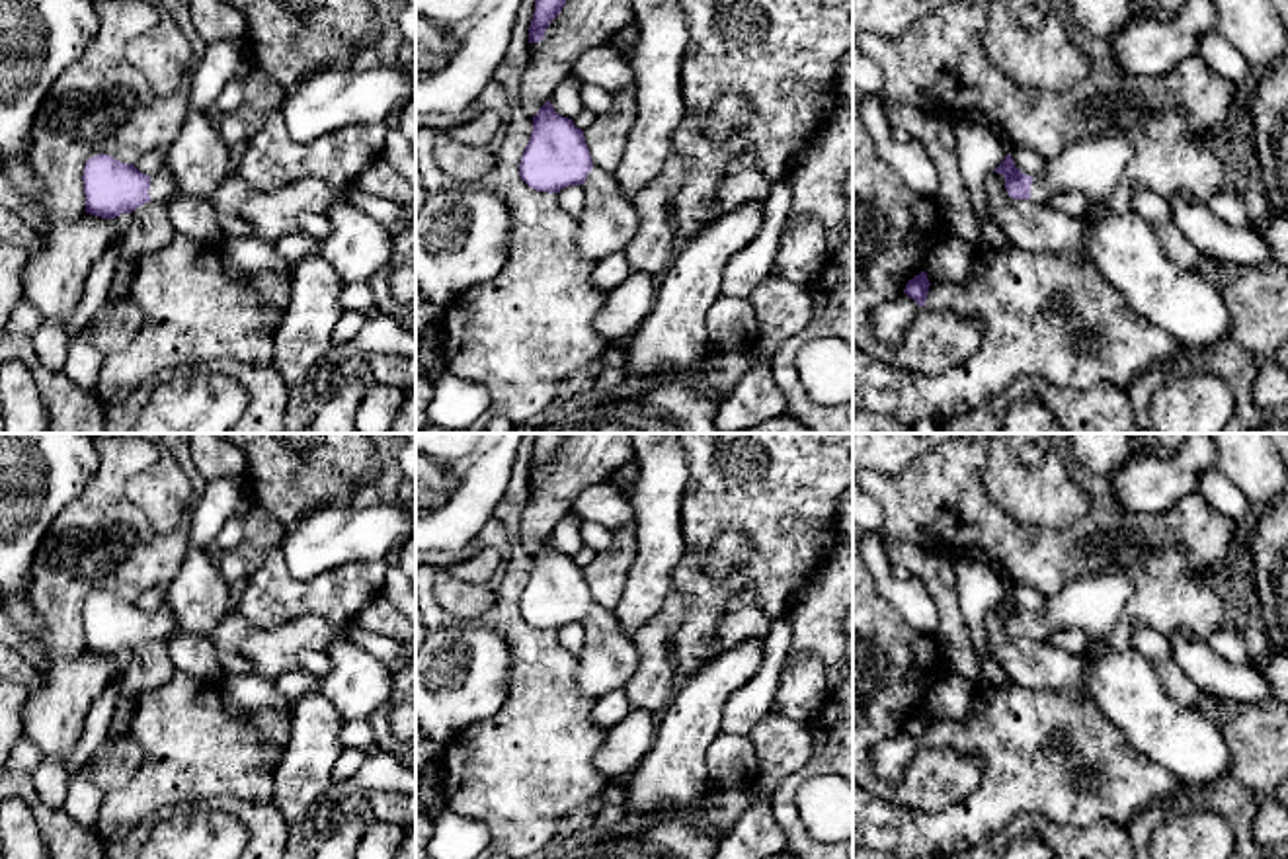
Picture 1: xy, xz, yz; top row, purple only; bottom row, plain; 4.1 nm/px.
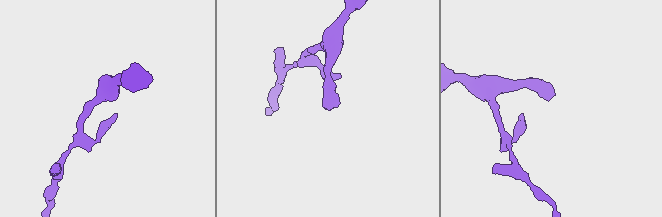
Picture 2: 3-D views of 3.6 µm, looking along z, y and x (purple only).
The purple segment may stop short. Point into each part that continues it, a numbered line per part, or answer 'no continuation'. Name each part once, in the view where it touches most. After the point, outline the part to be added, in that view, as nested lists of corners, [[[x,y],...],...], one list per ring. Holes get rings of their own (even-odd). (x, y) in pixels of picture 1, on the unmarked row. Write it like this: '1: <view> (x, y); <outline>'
1: xy (162, 621); [[[166,603],[158,611],[150,613],[150,638],[164,636],[178,627],[176,615],[172,613],[170,605]]]

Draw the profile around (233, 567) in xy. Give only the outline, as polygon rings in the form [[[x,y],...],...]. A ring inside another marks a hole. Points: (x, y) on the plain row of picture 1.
[[[236,551],[221,552],[221,558],[219,558],[217,564],[219,564],[219,570],[221,570],[222,578],[228,584],[232,584],[234,588],[238,588],[240,584],[246,582],[248,564]]]

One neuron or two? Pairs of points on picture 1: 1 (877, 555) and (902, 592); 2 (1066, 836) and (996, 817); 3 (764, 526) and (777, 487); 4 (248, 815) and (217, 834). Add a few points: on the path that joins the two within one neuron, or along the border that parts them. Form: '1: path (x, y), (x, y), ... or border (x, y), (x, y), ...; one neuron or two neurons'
1: path (879, 565), (892, 584); one neuron
2: border (1058, 824), (1035, 815), (1017, 815), (988, 838); two neurons
3: path (773, 516), (777, 512), (777, 496); one neuron
4: border (201, 803), (231, 813), (242, 824), (248, 838); two neurons

